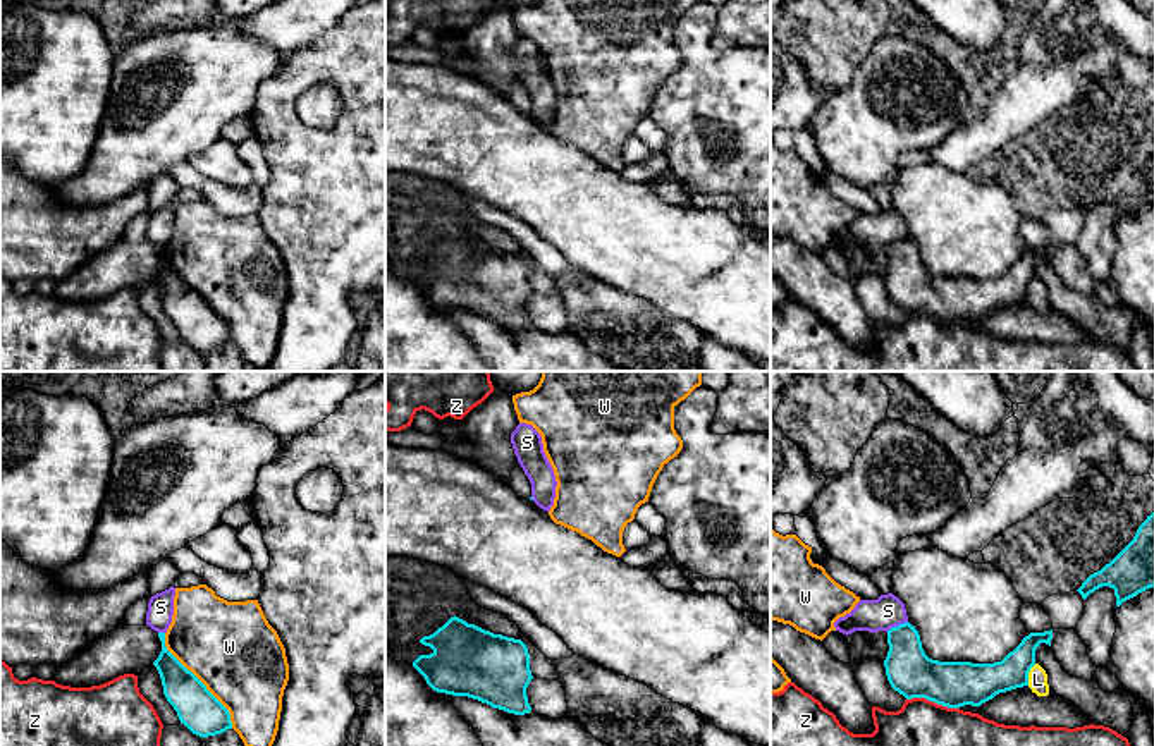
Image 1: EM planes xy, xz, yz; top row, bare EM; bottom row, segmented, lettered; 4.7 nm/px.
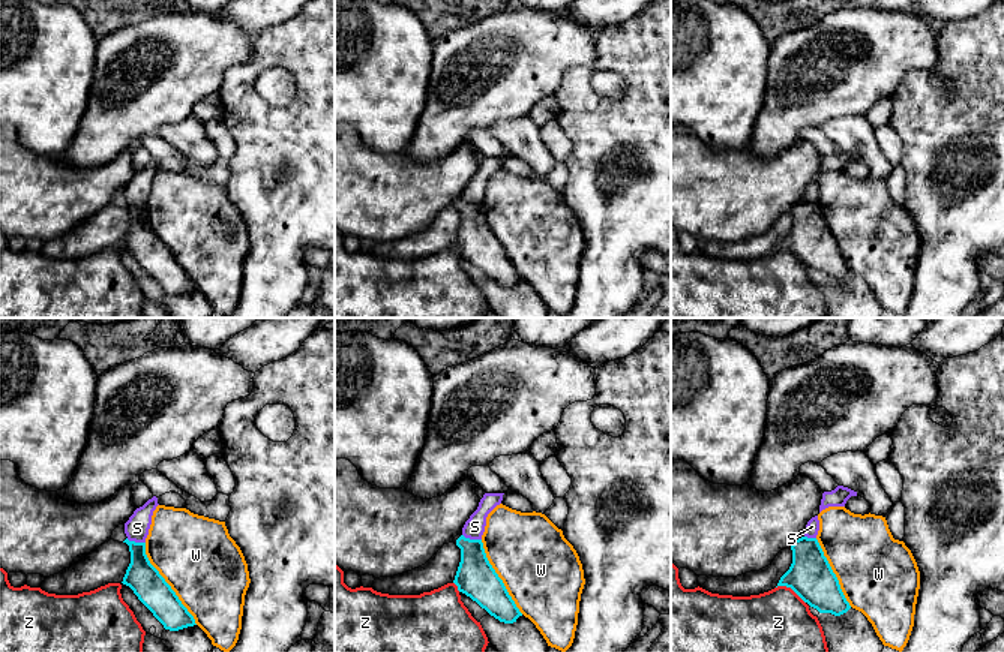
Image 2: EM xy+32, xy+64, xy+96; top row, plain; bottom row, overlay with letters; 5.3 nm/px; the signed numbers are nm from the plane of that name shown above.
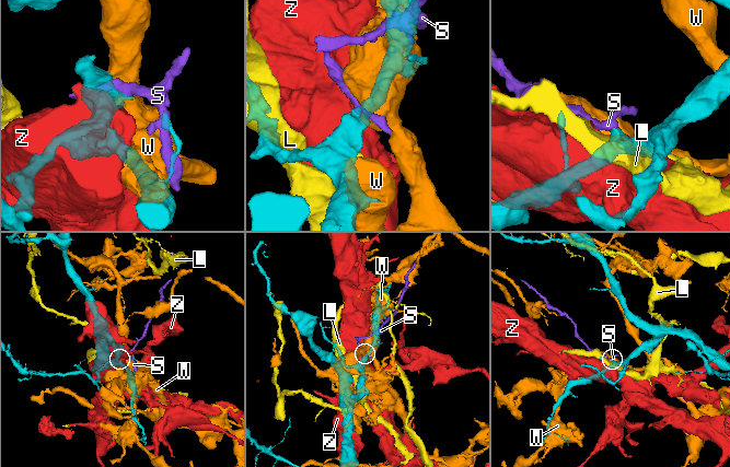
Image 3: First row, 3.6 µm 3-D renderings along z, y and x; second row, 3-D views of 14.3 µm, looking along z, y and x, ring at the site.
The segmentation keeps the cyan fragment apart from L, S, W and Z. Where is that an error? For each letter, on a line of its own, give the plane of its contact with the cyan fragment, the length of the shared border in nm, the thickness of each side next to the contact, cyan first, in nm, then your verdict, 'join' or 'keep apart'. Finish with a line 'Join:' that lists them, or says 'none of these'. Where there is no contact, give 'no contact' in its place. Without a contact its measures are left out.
L: contact in yz; length 110 nm; calibres 190 and 100 nm; keep apart
S: contact in yz; length 120 nm; calibres 220 and 160 nm; keep apart
W: contact in xy; length 550 nm; calibres 190 and 420 nm; keep apart
Z: contact in yz; length 260 nm; calibres 220 and 220 nm; keep apart
Join: none of these

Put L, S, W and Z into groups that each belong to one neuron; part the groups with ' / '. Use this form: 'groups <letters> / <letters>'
groups L / S / W / Z

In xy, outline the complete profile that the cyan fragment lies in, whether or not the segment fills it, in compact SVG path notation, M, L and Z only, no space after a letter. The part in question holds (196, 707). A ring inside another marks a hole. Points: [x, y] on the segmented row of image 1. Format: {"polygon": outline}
{"polygon": "M158 633L162 651L153 662L163 694L177 712L181 724L199 737L217 736L232 729L229 710L187 670L165 646L165 633Z"}

